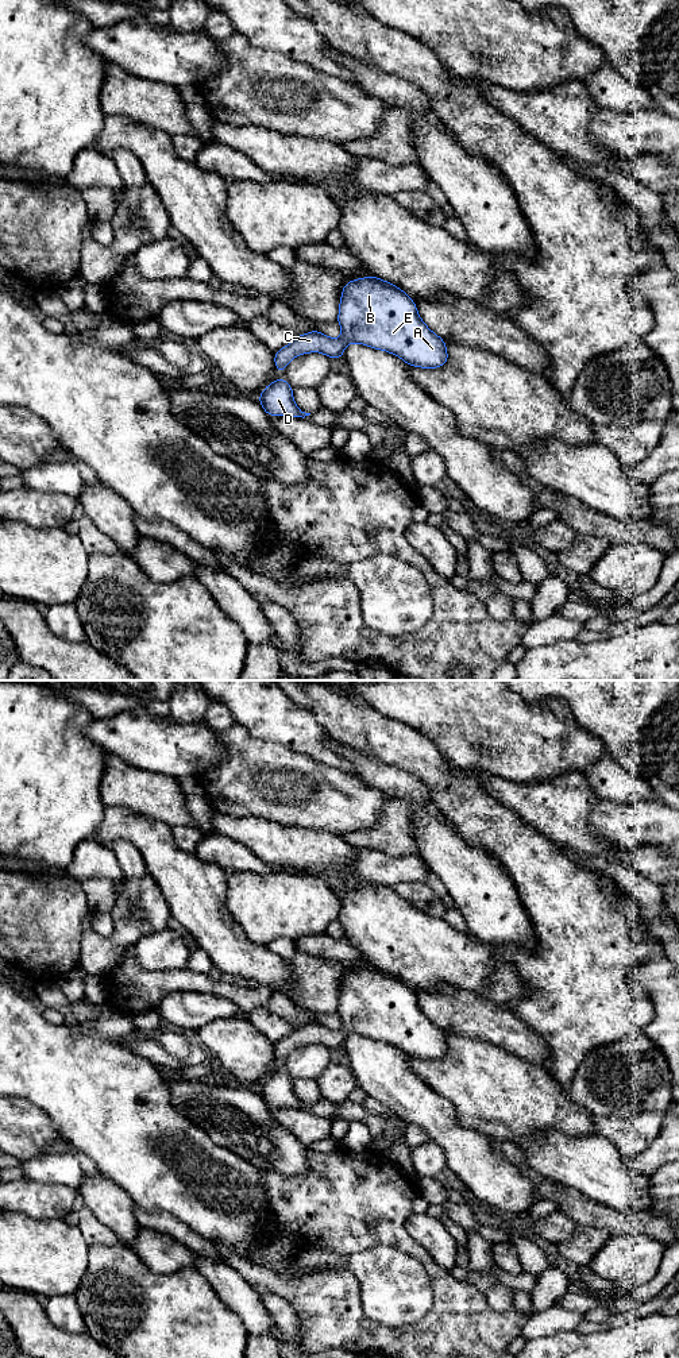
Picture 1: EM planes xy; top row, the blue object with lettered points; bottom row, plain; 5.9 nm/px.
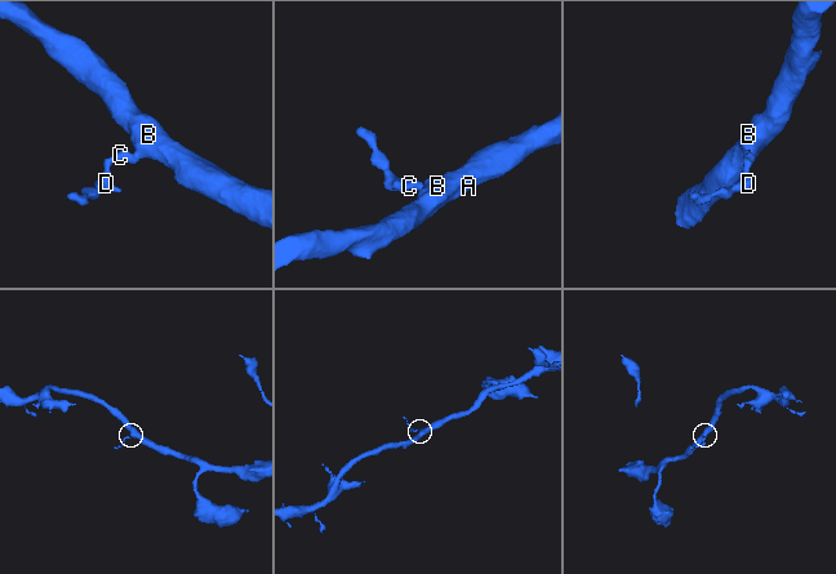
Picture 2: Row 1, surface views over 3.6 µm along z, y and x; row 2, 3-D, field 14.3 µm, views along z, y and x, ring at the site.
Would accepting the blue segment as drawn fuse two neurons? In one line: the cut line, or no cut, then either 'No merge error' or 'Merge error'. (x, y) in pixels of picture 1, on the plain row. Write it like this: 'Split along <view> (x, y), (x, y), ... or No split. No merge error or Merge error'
No split. No merge error

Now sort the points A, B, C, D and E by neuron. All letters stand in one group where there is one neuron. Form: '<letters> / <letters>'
A B C D E

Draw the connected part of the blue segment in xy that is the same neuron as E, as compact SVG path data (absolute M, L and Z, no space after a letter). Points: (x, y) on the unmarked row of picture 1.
M375 967L343 977L336 1012L342 1019L339 1030L316 1021L297 1026L274 1043L275 1060L283 1064L292 1050L309 1043L343 1049L350 1034L387 1042L420 1060L439 1060L448 1053L444 1030L423 1012L410 987Z

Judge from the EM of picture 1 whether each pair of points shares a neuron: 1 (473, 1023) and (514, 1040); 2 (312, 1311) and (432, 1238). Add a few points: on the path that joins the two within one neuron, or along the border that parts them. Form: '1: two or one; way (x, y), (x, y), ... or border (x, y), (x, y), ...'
1: one; way (483, 1023), (504, 1029)
2: two; border (409, 1215), (406, 1231), (442, 1269)

